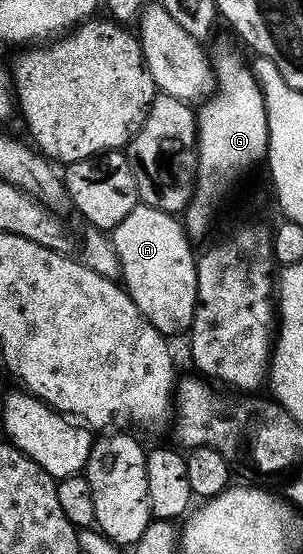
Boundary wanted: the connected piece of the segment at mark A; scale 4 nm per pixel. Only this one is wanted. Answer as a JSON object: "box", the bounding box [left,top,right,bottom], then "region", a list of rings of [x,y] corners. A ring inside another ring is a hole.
{"box":[110,202,198,338],"region":[[[140,202],[118,226],[111,229],[110,239],[114,250],[120,259],[120,276],[123,287],[126,289],[134,306],[166,338],[180,336],[189,331],[192,326],[192,319],[196,313],[196,303],[198,302],[198,274],[196,273],[197,253],[192,252],[193,241],[190,239],[183,223],[173,213],[163,212],[154,206]]]}

